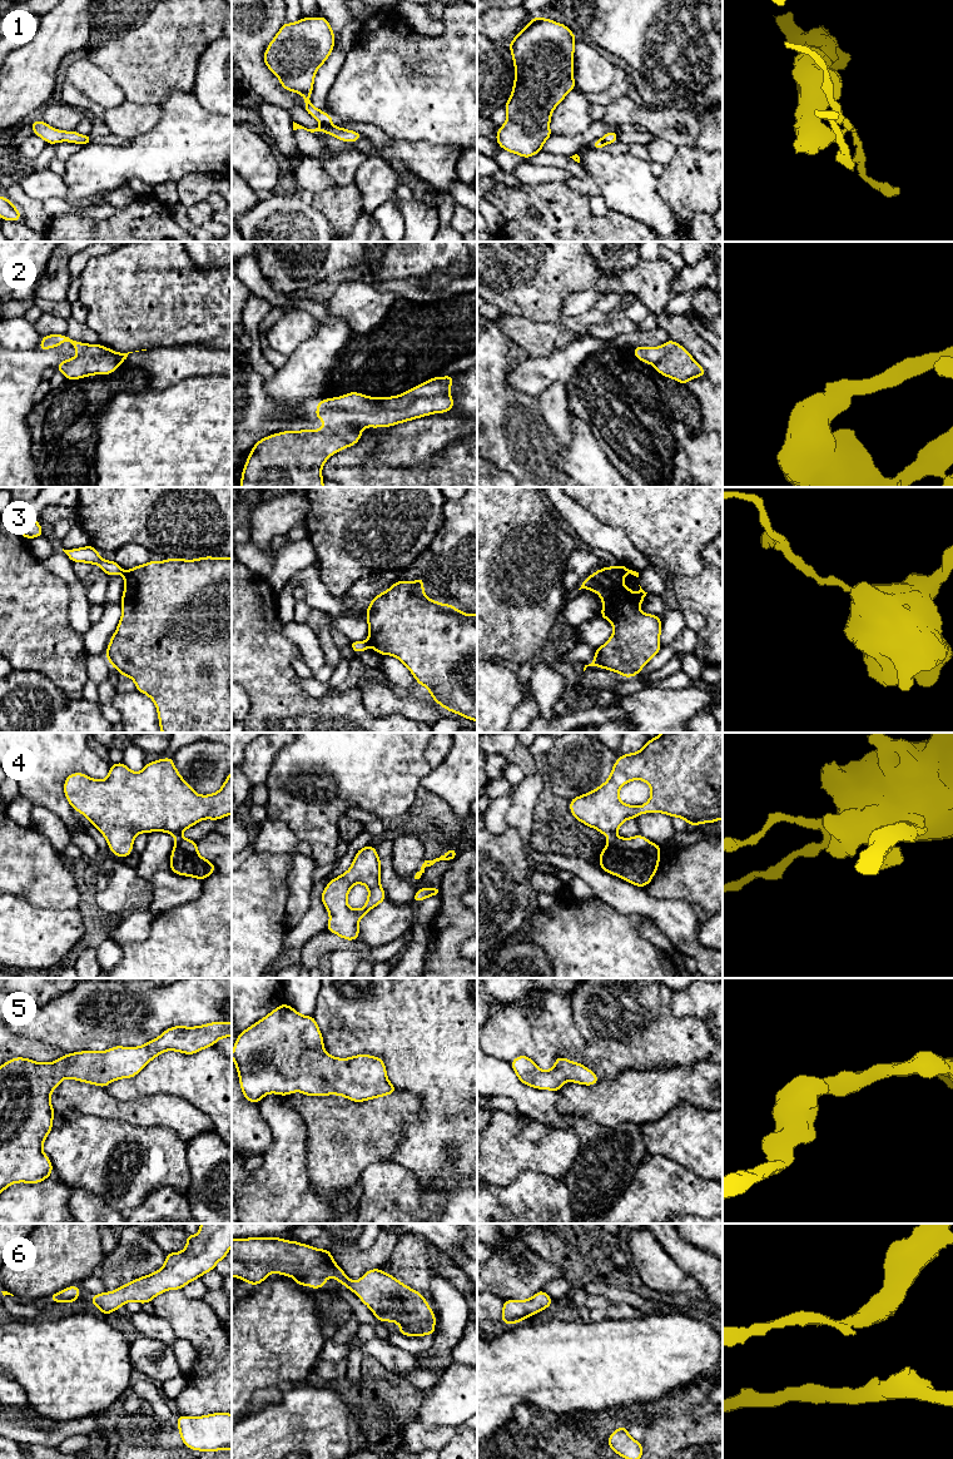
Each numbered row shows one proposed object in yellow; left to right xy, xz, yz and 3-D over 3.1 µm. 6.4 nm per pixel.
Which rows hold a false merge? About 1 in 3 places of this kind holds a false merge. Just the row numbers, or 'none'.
1, 3, 4

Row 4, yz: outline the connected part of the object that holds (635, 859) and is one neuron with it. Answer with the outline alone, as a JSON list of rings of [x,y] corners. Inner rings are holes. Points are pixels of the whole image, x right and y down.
[[[641,834],[609,837],[607,845],[600,852],[600,869],[644,888],[659,868],[660,853],[661,847]]]

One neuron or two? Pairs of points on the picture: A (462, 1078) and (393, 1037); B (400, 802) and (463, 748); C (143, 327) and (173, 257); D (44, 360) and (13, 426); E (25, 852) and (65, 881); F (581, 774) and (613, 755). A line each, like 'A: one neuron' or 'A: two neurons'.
A: one neuron
B: two neurons
C: one neuron
D: one neuron
E: one neuron
F: one neuron

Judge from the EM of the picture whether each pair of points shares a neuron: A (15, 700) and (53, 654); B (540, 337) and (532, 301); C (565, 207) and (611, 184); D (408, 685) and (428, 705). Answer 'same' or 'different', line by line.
A: different
B: different
C: different
D: different

